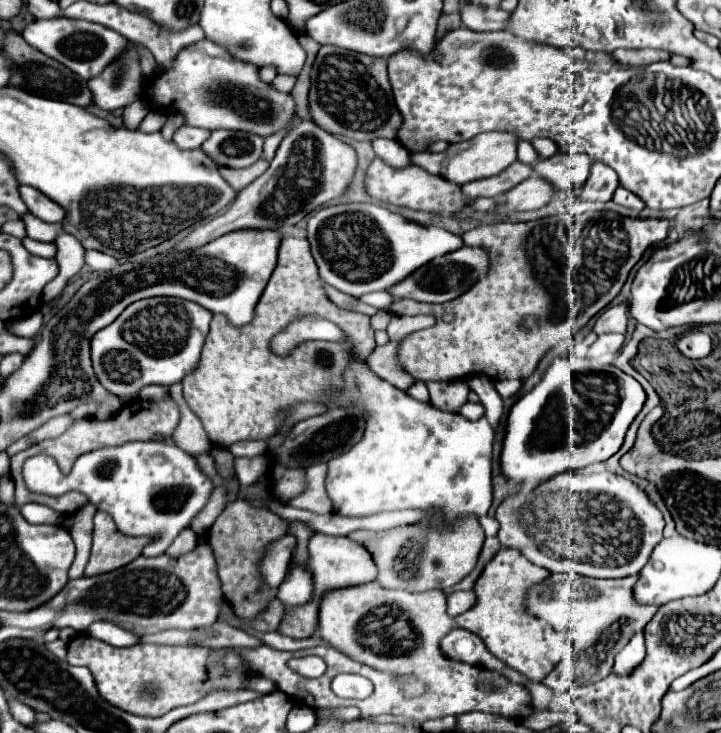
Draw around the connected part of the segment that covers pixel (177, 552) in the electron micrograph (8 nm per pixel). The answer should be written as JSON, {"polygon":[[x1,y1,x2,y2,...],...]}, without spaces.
{"polygon":[[184,529,184,531,176,537,174,545,166,549,166,555,168,555,168,557,180,557,180,555,190,553,196,545,198,545,198,535,196,535,192,529]]}

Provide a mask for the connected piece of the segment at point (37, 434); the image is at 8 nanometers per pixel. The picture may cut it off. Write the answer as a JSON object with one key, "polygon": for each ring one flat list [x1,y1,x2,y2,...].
{"polygon":[[72,415,54,417,54,419,50,419,48,423,44,423,42,427,38,427,36,431,32,431,32,433,24,435,22,439,18,439,16,443,12,443,12,445,6,449,6,453,8,453,8,455,16,455,18,451,28,449,28,447,32,447,32,445,36,445,36,443,40,443,40,441,44,441,44,439,60,437,72,423,76,423,76,419,74,419]]}

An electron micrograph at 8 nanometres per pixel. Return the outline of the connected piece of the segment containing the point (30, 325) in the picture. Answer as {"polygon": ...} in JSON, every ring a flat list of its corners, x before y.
{"polygon":[[34,311,30,317,26,317,26,319,22,319,22,321,18,321,10,331,14,333,14,335,22,335,22,337,34,337,38,331,40,331,40,327,42,327,42,311]]}

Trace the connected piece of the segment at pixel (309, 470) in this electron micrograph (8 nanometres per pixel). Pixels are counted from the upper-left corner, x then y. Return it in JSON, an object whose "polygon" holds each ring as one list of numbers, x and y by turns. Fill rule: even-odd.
{"polygon":[[314,463,310,467,306,467,306,491,298,497,294,497,290,501,290,505,300,507,300,509,308,509,308,511,326,511,332,513,332,503,328,503,328,495,326,495,325,478,327,474,327,464]]}

